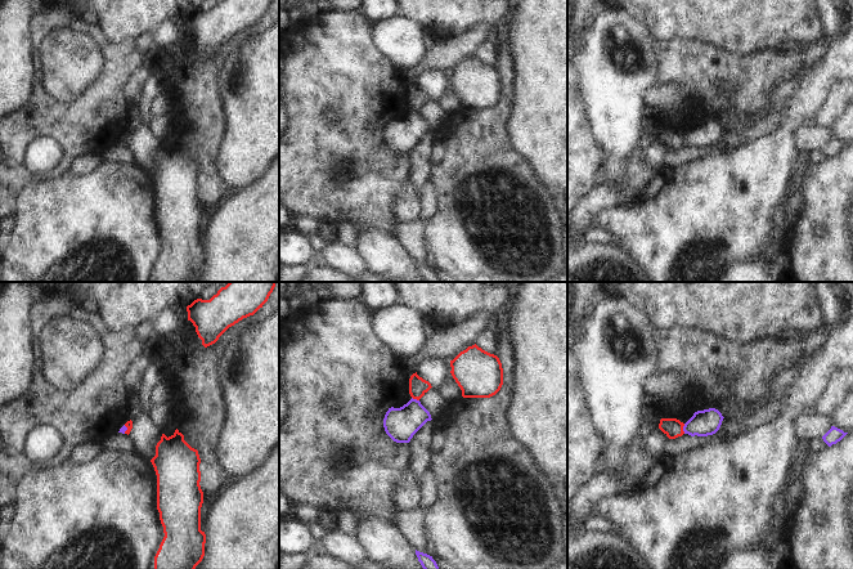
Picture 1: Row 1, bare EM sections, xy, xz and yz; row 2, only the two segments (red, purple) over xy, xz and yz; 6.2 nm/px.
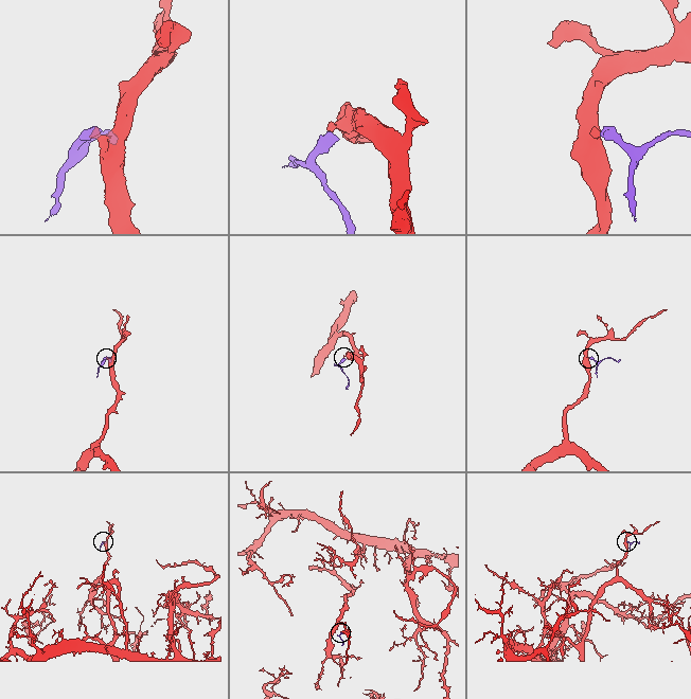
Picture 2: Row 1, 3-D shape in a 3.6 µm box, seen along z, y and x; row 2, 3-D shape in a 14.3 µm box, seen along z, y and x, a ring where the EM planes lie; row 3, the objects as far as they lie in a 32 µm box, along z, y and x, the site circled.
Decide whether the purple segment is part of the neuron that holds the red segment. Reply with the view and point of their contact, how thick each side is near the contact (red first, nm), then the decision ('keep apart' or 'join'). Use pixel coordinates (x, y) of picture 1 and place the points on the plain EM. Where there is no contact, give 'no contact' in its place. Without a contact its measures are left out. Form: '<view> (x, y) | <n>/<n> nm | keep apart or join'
yz (682, 140) | 120/160 nm | keep apart

